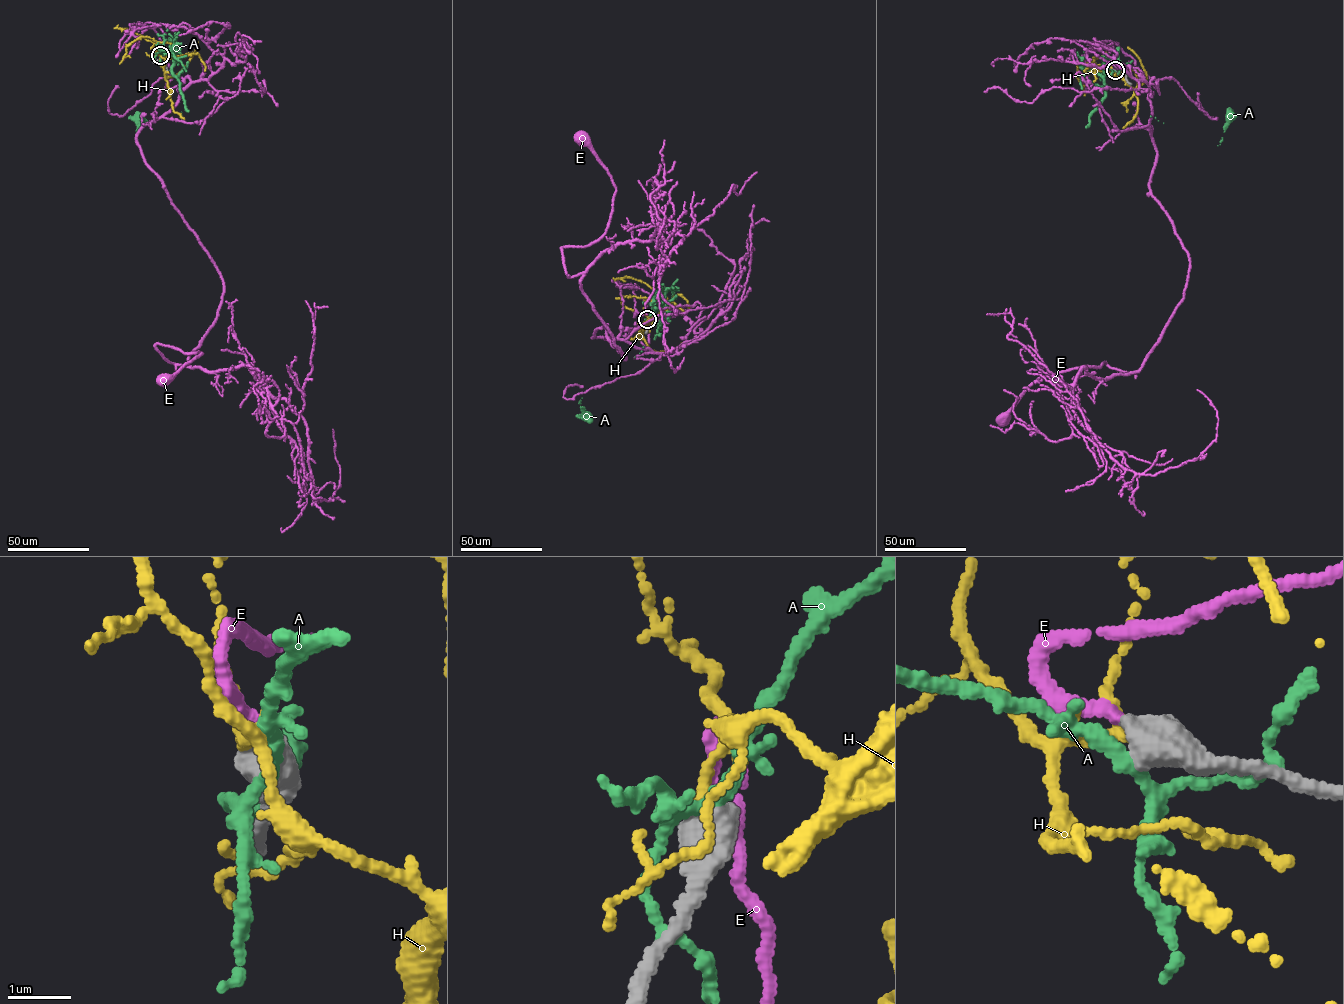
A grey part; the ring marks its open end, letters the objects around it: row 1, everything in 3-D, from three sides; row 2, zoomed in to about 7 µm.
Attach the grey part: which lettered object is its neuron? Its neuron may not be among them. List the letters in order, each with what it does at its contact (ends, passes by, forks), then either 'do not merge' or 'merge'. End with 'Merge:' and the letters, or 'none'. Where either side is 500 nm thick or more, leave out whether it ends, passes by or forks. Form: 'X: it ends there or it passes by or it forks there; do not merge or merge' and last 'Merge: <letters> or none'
A: do not merge
E: merge
H: do not merge
Merge: E

